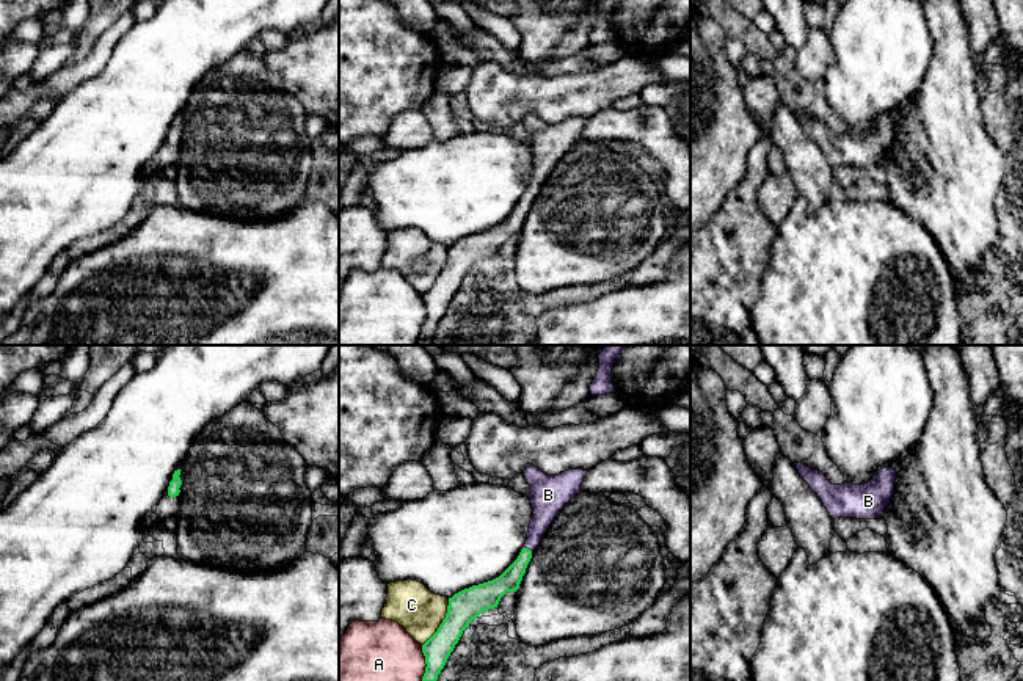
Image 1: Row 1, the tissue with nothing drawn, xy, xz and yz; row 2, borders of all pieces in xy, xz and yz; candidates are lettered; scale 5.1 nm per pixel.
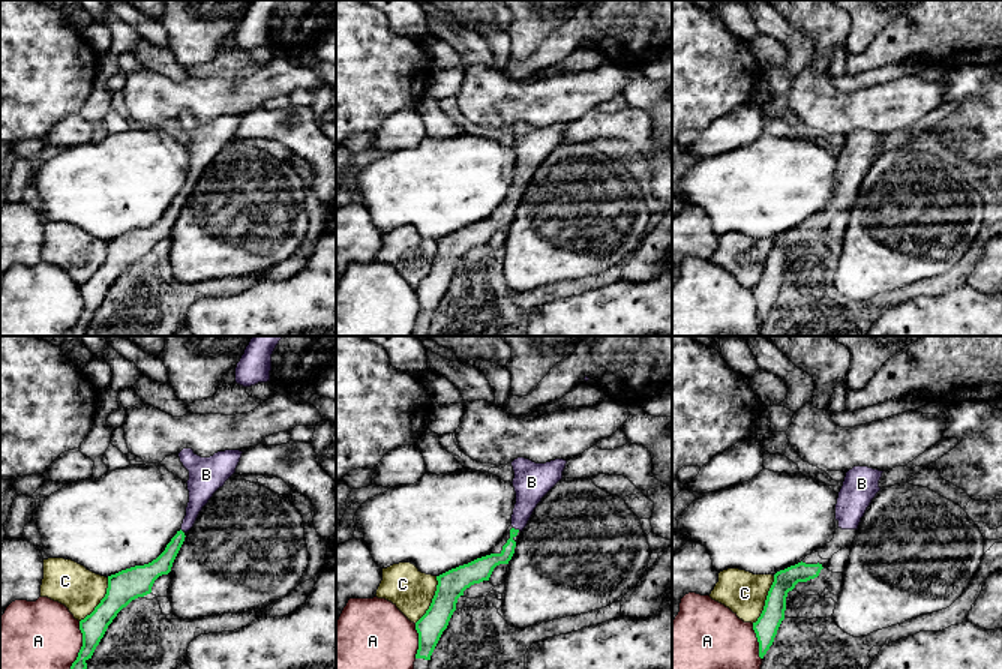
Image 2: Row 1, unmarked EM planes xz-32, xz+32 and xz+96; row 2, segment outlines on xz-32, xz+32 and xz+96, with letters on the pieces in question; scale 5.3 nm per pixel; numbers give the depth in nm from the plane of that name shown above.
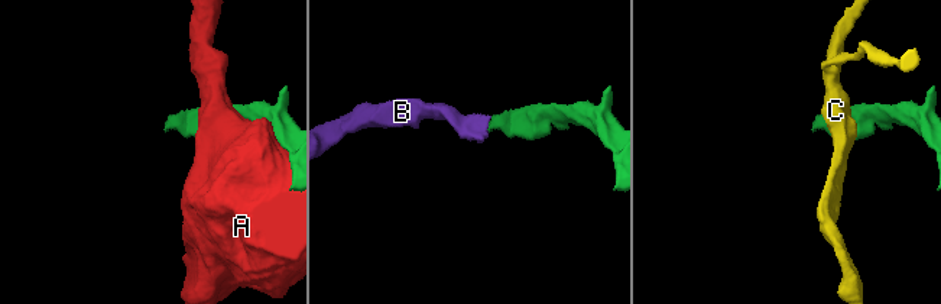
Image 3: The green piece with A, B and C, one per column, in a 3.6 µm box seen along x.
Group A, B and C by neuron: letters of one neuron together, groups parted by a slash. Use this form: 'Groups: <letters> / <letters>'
Groups: A / B / C

